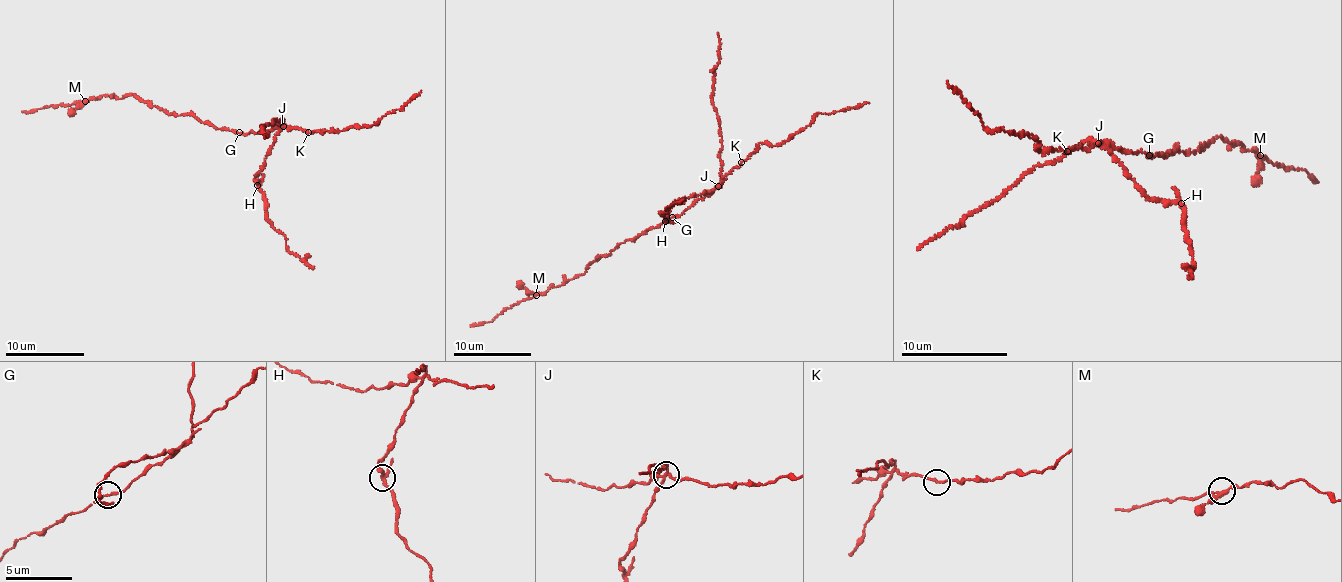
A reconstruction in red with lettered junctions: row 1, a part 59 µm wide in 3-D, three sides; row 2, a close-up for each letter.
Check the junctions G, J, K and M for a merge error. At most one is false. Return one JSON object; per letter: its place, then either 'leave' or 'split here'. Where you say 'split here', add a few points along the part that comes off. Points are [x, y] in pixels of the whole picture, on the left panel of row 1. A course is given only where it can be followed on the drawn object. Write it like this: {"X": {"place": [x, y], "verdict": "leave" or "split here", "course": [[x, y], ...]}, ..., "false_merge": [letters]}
{"G": {"place": [239, 132], "verdict": "leave"}, "J": {"place": [283, 126], "verdict": "split here", "course": [[282, 125], [255, 179], [264, 193], [265, 219], [286, 237], [288, 250], [314, 268]]}, "K": {"place": [308, 132], "verdict": "leave"}, "M": {"place": [85, 101], "verdict": "leave"}, "false_merge": ["J"]}

